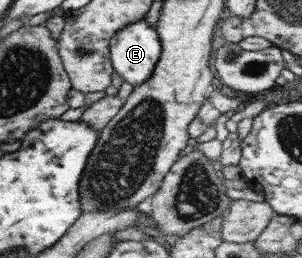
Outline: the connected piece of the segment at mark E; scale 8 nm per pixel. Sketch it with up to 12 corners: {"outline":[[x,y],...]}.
{"outline":[[143,17],[113,33],[107,58],[122,81],[151,77],[159,37]]}

